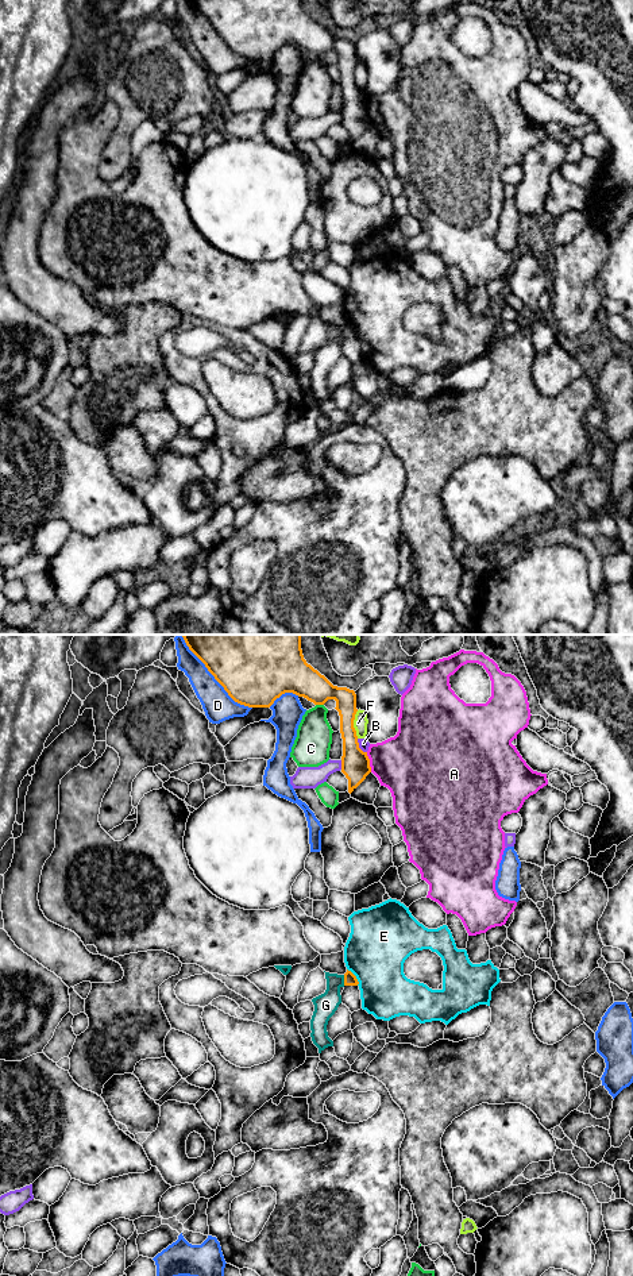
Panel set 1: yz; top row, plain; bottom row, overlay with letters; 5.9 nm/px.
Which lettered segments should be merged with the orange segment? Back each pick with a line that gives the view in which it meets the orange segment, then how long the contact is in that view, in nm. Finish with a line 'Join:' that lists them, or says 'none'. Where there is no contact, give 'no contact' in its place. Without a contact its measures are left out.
Join: none

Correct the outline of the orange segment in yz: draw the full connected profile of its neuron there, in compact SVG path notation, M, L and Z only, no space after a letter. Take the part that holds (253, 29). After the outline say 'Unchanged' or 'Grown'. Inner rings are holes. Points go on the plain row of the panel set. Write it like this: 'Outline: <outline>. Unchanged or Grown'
Outline: M189 0L238 55L248 59L270 59L285 45L304 49L314 57L336 53L343 90L341 124L348 131L351 146L371 124L367 104L359 100L354 80L356 46L347 39L333 38L324 27L306 15L301 0Z. Unchanged

